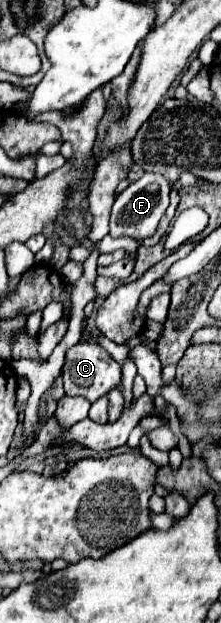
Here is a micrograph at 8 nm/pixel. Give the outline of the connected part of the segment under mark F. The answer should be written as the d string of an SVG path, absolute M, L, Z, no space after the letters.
M143 174L137 182L129 184L129 188L117 196L113 210L111 210L111 232L109 234L113 238L131 236L135 240L153 236L161 216L165 214L165 210L169 206L169 192L171 192L171 182L167 182L163 176Z

